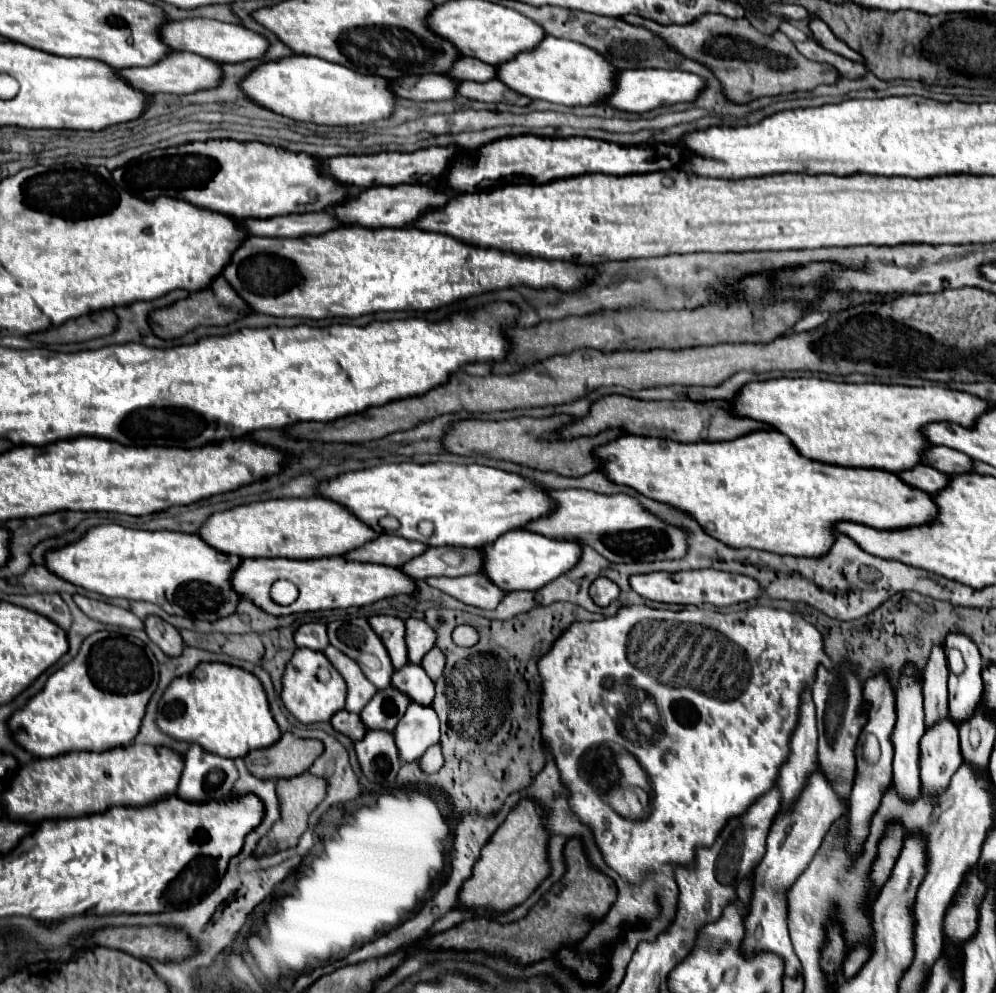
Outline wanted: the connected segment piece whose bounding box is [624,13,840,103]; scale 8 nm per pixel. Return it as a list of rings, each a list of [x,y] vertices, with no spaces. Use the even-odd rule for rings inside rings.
[[[706,15],[690,25],[658,25],[654,21],[642,21],[642,17],[624,17],[636,25],[648,25],[686,57],[692,57],[708,65],[724,85],[724,93],[736,103],[750,103],[766,95],[782,95],[792,91],[812,91],[818,85],[832,85],[840,79],[840,73],[828,65],[806,59],[794,43],[780,31],[774,35],[760,33],[748,19],[730,19],[724,15]]]

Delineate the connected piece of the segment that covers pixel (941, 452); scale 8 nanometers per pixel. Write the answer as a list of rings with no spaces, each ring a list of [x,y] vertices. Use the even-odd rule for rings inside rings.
[[[932,447],[926,455],[924,455],[924,463],[928,463],[930,467],[948,473],[948,475],[962,475],[962,473],[970,473],[974,471],[974,461],[970,457],[966,457],[964,453],[958,453],[954,449],[946,449],[946,447]]]

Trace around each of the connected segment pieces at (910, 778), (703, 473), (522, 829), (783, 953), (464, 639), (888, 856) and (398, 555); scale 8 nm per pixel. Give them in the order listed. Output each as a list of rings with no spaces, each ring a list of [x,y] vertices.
[[[906,667],[902,679],[900,679],[900,687],[896,693],[896,713],[898,713],[898,721],[892,733],[892,745],[894,745],[894,789],[898,793],[898,797],[906,803],[912,803],[914,797],[920,795],[920,777],[918,777],[918,741],[924,735],[924,709],[922,709],[922,687],[916,679],[916,671],[914,667]]]
[[[754,431],[732,441],[676,443],[666,439],[622,435],[596,451],[602,467],[614,483],[630,485],[642,495],[688,511],[712,537],[734,547],[754,547],[794,557],[824,557],[836,541],[836,525],[842,521],[862,523],[880,531],[908,529],[936,521],[934,497],[904,483],[884,469],[838,467],[804,457],[780,431]]]
[[[522,801],[522,805],[516,805],[514,811],[510,811],[510,817],[506,817],[500,829],[484,845],[482,857],[474,867],[474,875],[464,883],[460,891],[460,909],[490,907],[496,911],[508,911],[510,907],[524,903],[540,885],[548,875],[548,833],[542,829],[542,813],[546,811],[538,809],[532,801]]]
[[[822,773],[810,777],[810,785],[802,791],[802,797],[794,803],[794,809],[786,813],[778,813],[774,825],[768,833],[766,857],[754,871],[754,893],[750,901],[750,909],[746,915],[746,935],[742,941],[742,955],[750,957],[756,953],[774,953],[784,961],[786,975],[802,975],[802,967],[798,965],[798,957],[792,949],[788,925],[786,925],[786,901],[788,891],[794,881],[806,871],[814,853],[820,849],[822,839],[830,825],[842,817],[842,805],[834,801],[834,791],[826,789],[826,781],[822,781]]]
[[[460,625],[452,631],[452,641],[458,645],[458,647],[470,647],[478,641],[478,633],[470,627],[470,625]]]
[[[890,825],[886,833],[886,841],[882,841],[878,865],[874,869],[874,889],[880,889],[880,885],[892,873],[892,867],[900,855],[900,849],[902,849],[902,829],[898,825]]]
[[[382,533],[378,539],[366,543],[362,549],[356,549],[356,553],[352,553],[346,559],[402,567],[406,561],[422,555],[426,549],[428,549],[426,543],[402,539],[402,537],[392,535],[392,533]]]

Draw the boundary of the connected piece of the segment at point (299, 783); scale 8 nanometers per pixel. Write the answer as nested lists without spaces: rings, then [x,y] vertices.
[[[302,773],[294,779],[282,779],[276,781],[276,793],[278,793],[278,803],[280,803],[280,819],[274,823],[272,829],[276,829],[274,833],[268,833],[266,839],[262,839],[256,847],[256,857],[262,857],[266,851],[274,851],[274,841],[278,841],[278,851],[282,849],[290,849],[296,847],[302,833],[308,827],[308,815],[316,809],[316,805],[324,799],[326,795],[326,783],[320,781],[320,777],[310,777],[308,773]]]

